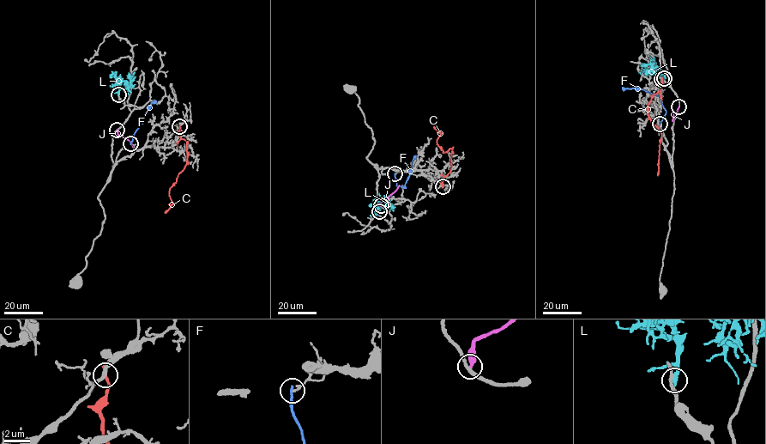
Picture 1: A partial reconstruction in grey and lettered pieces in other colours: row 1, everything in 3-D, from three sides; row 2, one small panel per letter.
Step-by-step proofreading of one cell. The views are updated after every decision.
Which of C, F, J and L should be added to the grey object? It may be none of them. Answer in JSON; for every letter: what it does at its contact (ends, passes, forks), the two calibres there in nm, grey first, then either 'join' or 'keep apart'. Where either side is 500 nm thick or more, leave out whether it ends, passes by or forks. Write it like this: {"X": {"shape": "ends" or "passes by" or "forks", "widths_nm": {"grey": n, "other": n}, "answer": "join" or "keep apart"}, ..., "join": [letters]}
{"C": {"shape": "ends", "widths_nm": {"grey": 280, "other": 280}, "answer": "keep apart"}, "F": {"shape": "ends", "widths_nm": {"grey": 180, "other": 200}, "answer": "keep apart"}, "J": {"shape": "ends", "widths_nm": {"grey": 240, "other": 320}, "answer": "keep apart"}, "L": {"shape": "ends", "widths_nm": {"grey": 240, "other": 380}, "answer": "keep apart"}, "join": []}

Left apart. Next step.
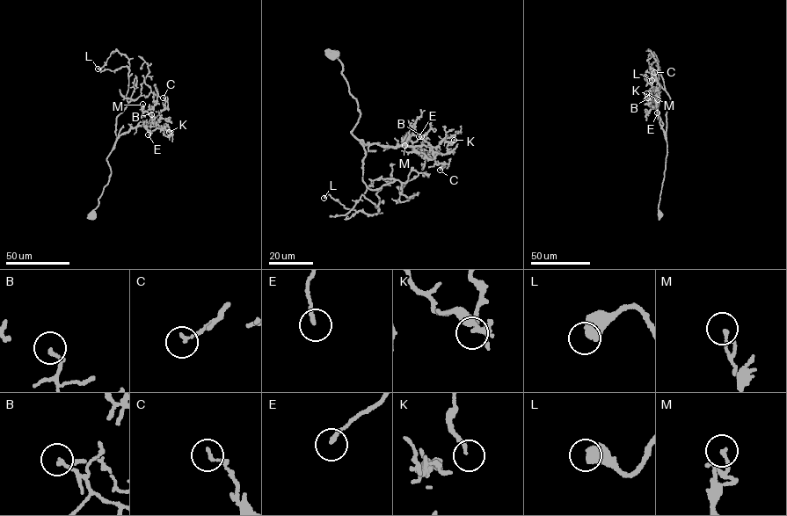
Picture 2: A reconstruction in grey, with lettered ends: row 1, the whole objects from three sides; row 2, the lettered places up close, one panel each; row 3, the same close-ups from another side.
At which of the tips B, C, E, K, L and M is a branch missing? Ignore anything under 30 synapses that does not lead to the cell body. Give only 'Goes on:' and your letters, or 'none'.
Goes on: none

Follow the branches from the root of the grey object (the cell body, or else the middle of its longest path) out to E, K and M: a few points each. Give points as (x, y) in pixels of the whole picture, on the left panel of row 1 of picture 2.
E: (93, 215), (111, 173), (106, 158), (115, 141), (131, 128), (156, 127), (148, 134)
K: (93, 215), (111, 173), (106, 158), (120, 135), (141, 126), (161, 129), (167, 126), (169, 132)
M: (93, 215), (111, 173), (106, 158), (120, 135), (139, 122), (142, 104)

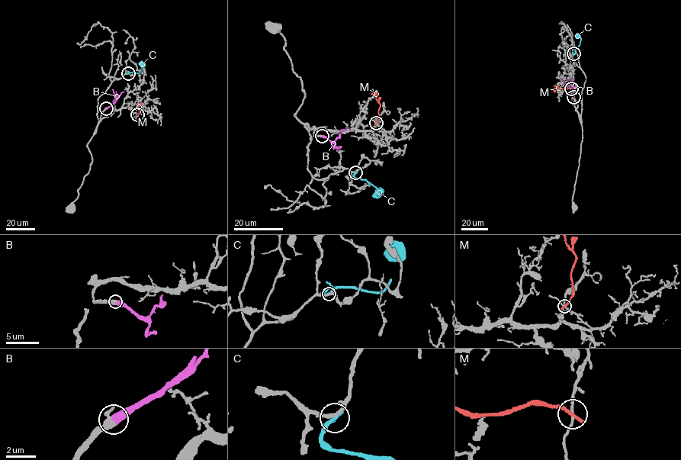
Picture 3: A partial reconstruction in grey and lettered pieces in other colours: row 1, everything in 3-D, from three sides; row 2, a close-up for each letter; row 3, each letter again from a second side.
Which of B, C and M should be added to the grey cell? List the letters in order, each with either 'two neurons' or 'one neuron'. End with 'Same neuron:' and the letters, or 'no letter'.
B: one neuron
C: two neurons
M: two neurons
Same neuron: B

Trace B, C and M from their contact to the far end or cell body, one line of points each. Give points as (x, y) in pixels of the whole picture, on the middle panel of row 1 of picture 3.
B: (322, 136), (332, 141), (339, 136), (340, 130), (348, 127), (350, 130)
C: (355, 172), (354, 175), (356, 178), (366, 179), (376, 188), (378, 194), (380, 189)
M: (376, 123), (379, 117), (380, 103), (375, 94), (371, 94)

